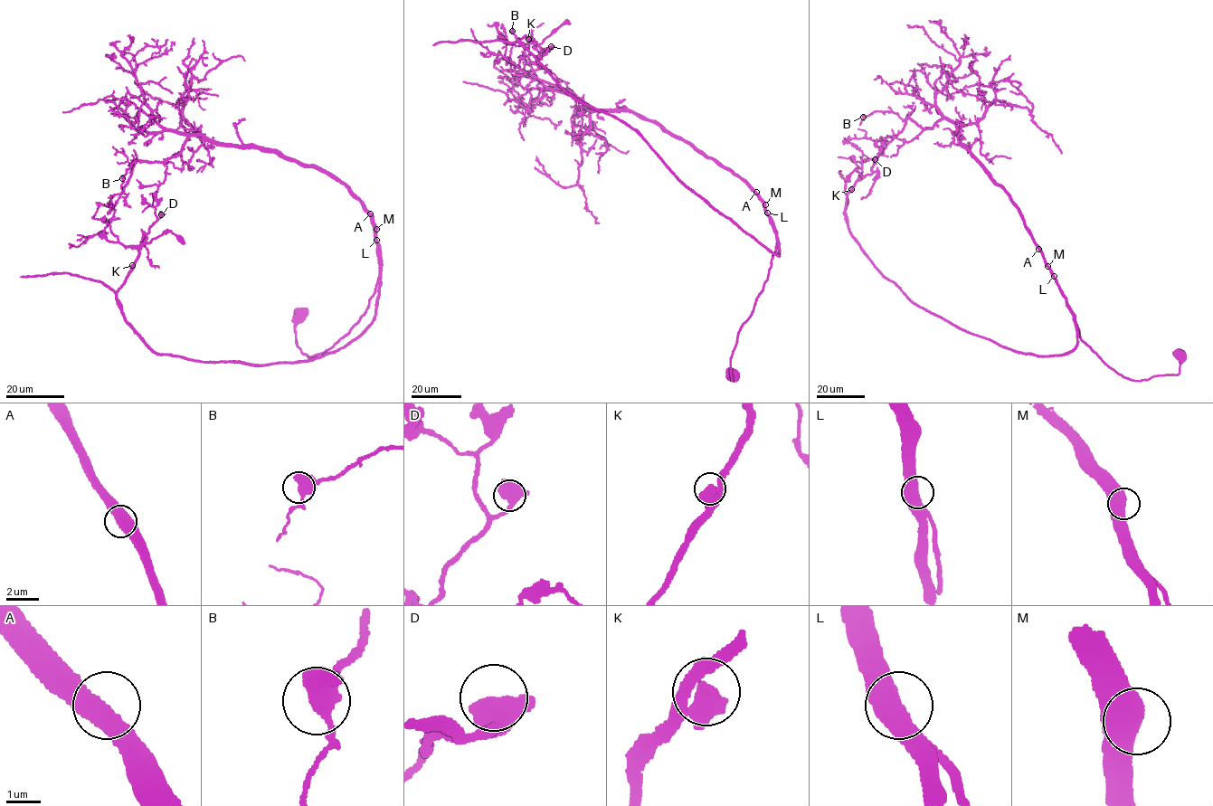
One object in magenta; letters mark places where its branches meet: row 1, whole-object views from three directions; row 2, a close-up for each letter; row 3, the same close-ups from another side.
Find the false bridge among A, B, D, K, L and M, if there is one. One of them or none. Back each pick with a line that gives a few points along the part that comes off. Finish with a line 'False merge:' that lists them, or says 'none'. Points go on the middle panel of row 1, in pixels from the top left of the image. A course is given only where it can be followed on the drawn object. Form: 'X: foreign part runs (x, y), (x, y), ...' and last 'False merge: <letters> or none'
False merge: none

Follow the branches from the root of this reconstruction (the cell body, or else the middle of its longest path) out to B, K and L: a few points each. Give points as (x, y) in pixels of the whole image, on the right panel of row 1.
B: (1180, 355), (1178, 374), (1118, 374), (1080, 338), (1017, 206), (952, 122), (863, 117)
K: (1180, 355), (1179, 374), (1133, 381), (1075, 318), (1076, 346), (1047, 356), (958, 328), (864, 251), (851, 189)
L: (1180, 355), (1183, 360), (1178, 374), (1133, 381), (1118, 374), (1080, 338), (1075, 314), (1054, 276)

